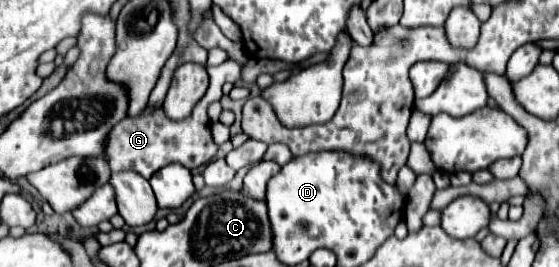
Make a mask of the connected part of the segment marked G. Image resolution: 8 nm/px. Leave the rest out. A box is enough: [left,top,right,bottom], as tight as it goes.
[107,57,243,179]

